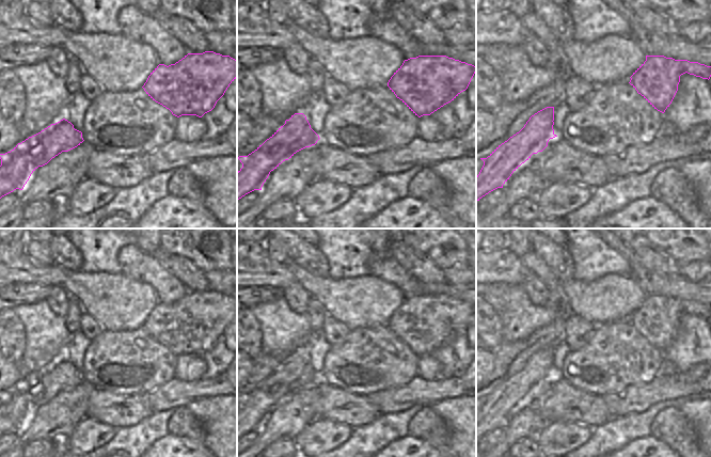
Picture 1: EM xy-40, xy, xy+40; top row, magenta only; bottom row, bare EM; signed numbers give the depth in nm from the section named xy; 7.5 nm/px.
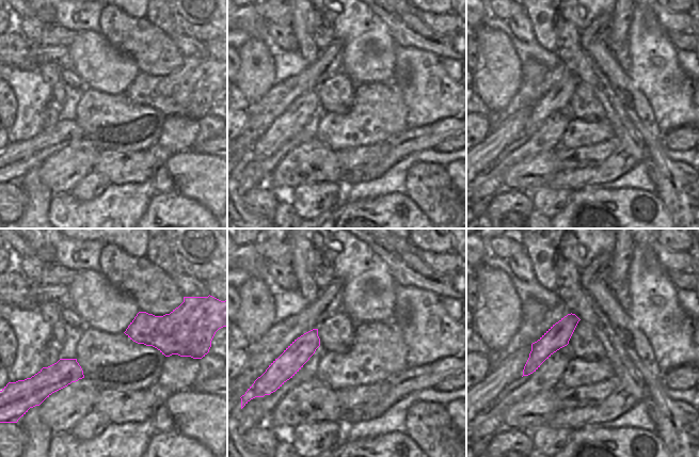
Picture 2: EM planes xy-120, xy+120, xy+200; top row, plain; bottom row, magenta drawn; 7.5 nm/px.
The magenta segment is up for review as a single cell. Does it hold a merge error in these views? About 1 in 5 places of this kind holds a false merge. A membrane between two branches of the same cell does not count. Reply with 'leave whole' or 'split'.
split

